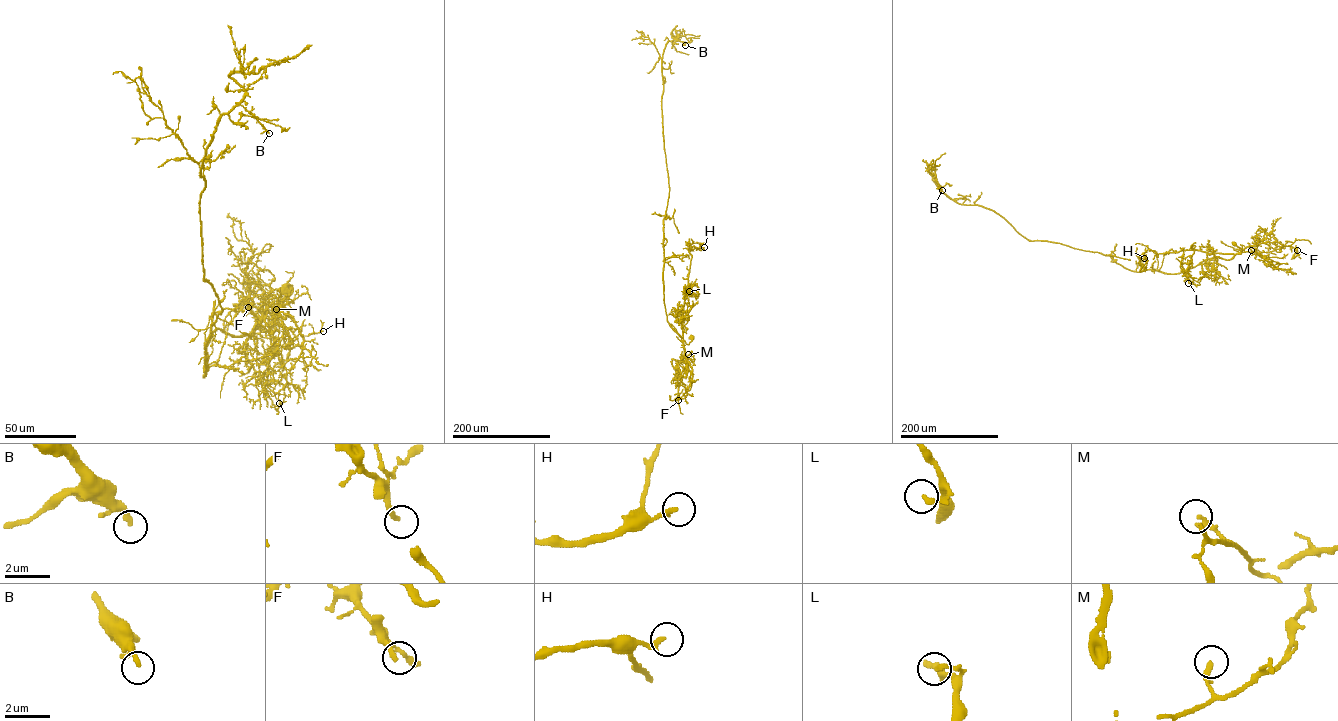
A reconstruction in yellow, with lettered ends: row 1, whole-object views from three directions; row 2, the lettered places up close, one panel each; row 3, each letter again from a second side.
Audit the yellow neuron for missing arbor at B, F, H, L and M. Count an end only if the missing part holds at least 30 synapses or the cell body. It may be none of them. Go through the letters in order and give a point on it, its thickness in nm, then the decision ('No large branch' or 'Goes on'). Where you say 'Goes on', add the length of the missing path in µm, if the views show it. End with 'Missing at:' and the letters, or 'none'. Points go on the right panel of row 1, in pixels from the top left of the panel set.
B: Place: (942, 190). Thickness 220 nm. No large branch
F: Place: (1297, 250). Thickness 240 nm. No large branch
H: Place: (1144, 258). Thickness 240 nm. No large branch
L: Place: (1188, 283). Thickness 200 nm. No large branch
M: Place: (1251, 250). Thickness 240 nm. No large branch
Missing at: none

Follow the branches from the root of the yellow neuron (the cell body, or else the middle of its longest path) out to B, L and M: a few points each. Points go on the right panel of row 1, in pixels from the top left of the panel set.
B: (1234, 244), (1231, 259), (1180, 272), (1132, 271), (1029, 240), (936, 180), (942, 190)
L: (1234, 244), (1241, 249), (1240, 254), (1195, 250), (1186, 269), (1188, 283)
M: (1234, 244), (1241, 249), (1241, 253), (1237, 253), (1251, 250)

